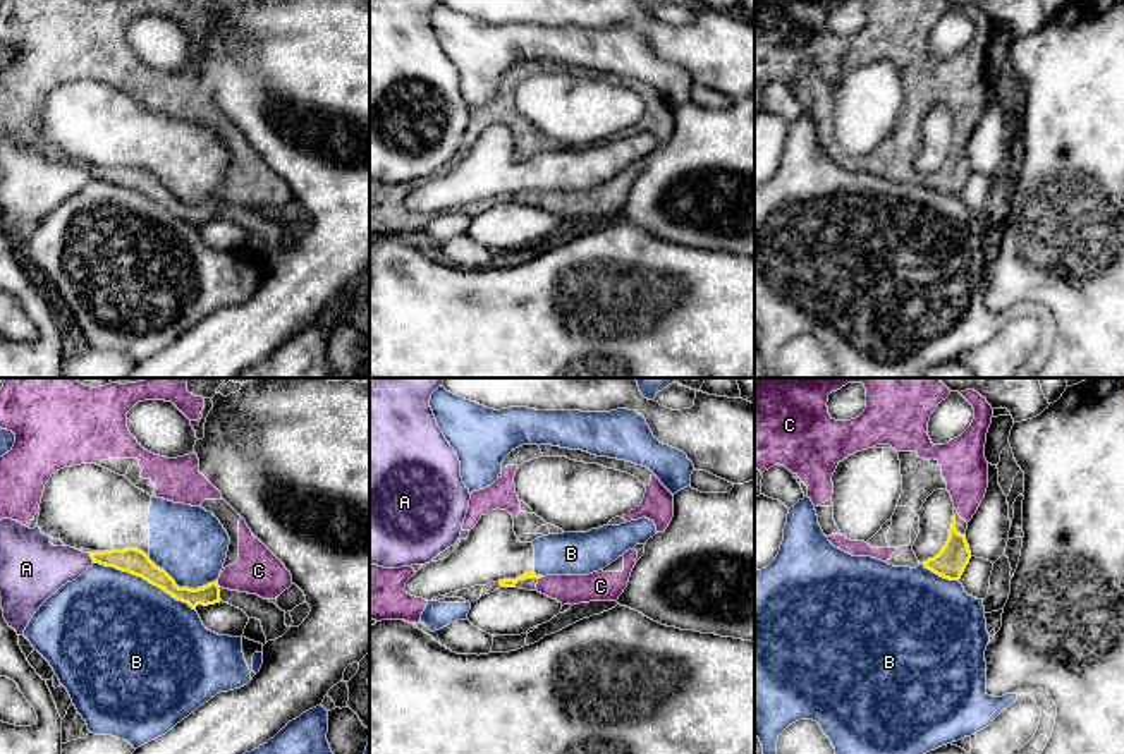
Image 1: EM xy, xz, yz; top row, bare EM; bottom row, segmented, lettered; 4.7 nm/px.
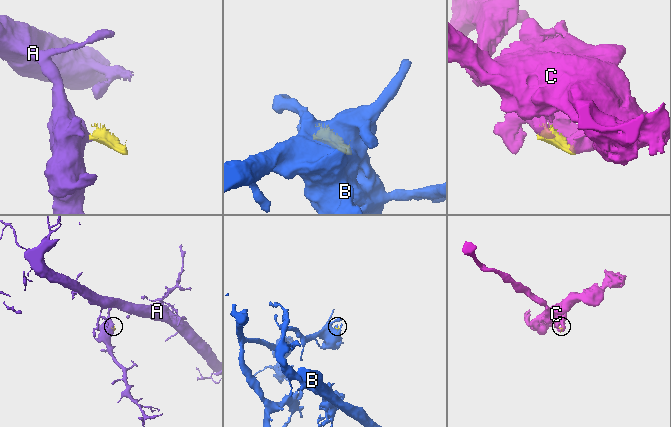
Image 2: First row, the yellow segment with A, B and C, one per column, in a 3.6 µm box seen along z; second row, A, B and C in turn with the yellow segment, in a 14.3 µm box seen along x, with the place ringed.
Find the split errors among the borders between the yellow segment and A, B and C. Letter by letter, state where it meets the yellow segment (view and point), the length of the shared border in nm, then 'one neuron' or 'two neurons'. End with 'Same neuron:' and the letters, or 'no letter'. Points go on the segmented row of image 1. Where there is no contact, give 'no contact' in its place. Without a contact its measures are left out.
A: xy (91, 559) | 50 nm | two neurons
B: xy (145, 579) | 550 nm | two neurons
C: xy (217, 584) | 40 nm | one neuron
Same neuron: C

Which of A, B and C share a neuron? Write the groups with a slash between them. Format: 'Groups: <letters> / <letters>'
Groups: A / B / C

